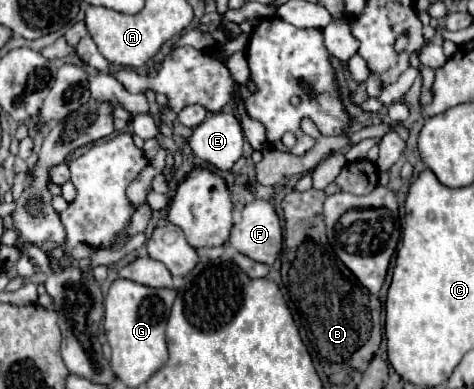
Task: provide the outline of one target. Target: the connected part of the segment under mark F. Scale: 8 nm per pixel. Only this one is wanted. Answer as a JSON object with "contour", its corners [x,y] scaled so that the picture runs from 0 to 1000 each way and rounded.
{"contour":[[[561,514],[519,524],[506,571],[489,581],[485,627],[515,658],[574,684],[595,643],[591,566]]]}

